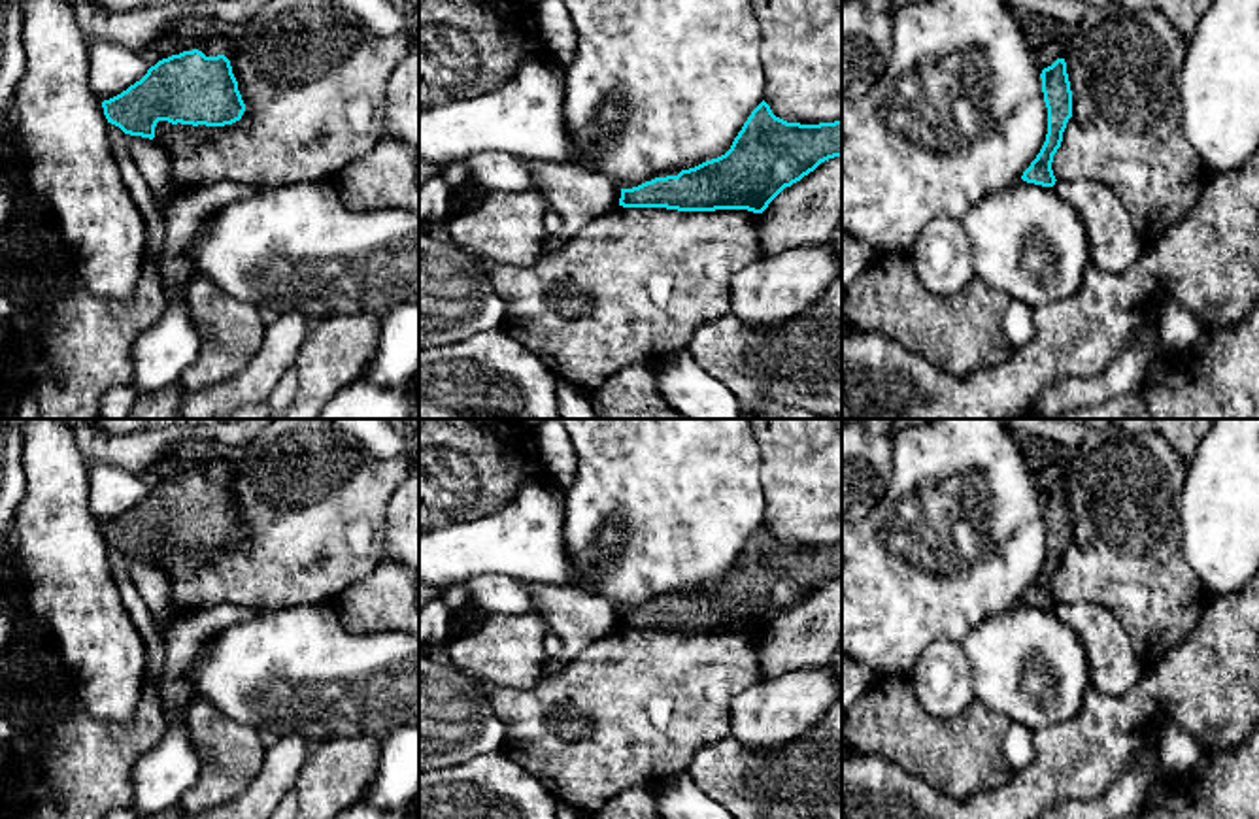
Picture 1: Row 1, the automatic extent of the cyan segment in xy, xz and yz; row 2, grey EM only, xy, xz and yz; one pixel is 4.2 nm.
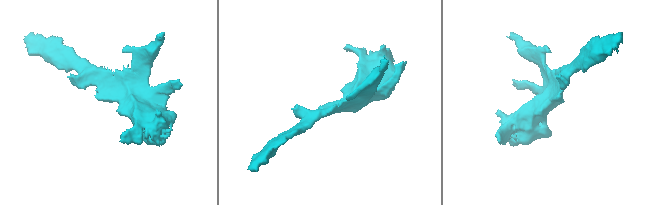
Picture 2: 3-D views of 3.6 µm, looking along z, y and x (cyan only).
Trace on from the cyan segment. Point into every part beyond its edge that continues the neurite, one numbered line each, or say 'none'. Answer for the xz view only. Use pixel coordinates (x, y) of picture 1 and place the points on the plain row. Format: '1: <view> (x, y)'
none

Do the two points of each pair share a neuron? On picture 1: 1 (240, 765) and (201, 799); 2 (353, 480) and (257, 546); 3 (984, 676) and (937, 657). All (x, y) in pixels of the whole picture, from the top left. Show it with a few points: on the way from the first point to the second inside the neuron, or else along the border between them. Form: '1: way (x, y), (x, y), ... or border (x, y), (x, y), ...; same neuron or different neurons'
1: way (231, 770), (210, 791); same neuron
2: way (329, 502), (282, 546); same neuron
3: border (959, 642), (967, 657), (969, 680), (978, 699); different neurons

